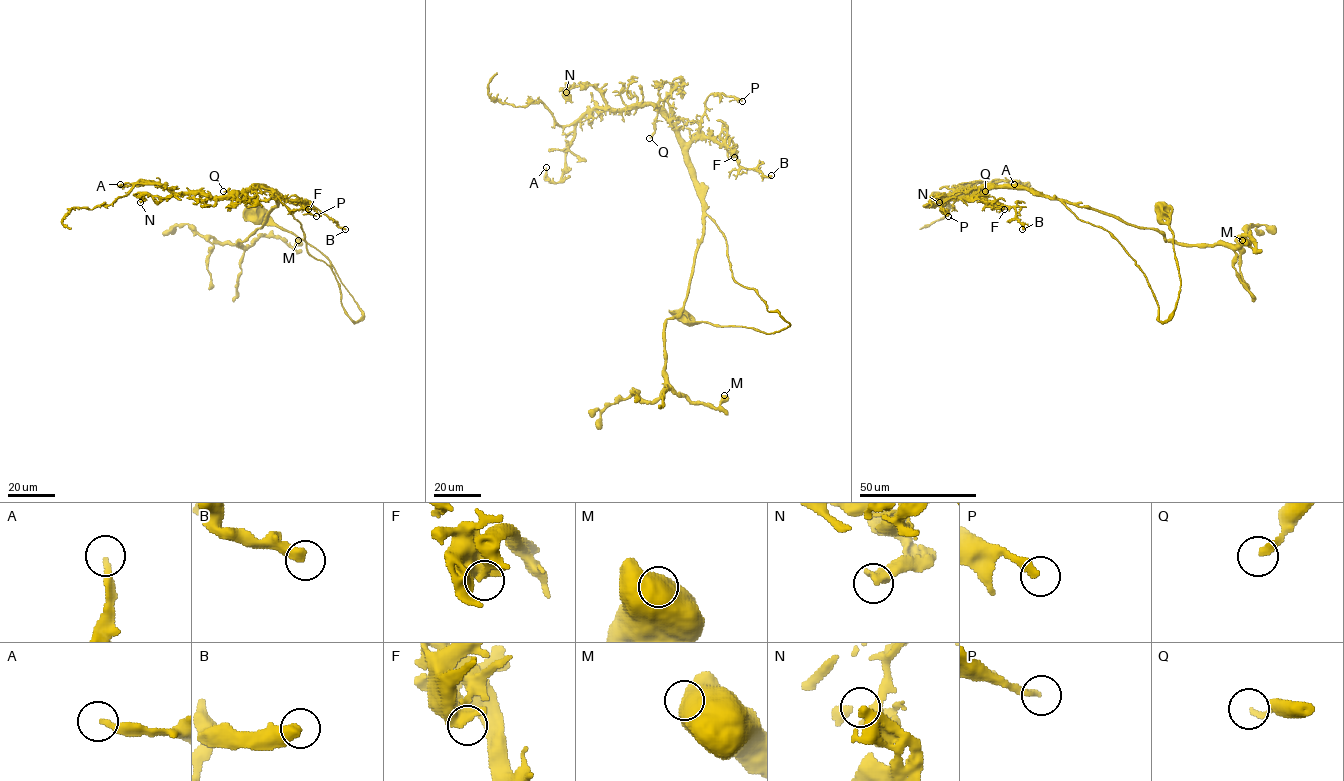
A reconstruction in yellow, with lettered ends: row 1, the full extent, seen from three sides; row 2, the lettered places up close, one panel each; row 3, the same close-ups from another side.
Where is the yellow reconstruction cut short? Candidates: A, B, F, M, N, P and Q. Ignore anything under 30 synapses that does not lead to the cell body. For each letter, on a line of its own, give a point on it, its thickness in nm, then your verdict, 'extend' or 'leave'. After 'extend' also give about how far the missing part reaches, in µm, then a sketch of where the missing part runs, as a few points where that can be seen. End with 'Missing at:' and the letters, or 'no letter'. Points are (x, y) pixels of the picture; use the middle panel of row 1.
A: at (546, 167); 240 nm thick; leave
B: at (771, 175); 480 nm thick; leave
F: at (734, 157); 550 nm thick; leave
M: at (724, 395); 750 nm thick; leave
N: at (566, 92); 400 nm thick; leave
P: at (742, 101); 240 nm thick; leave
Q: at (649, 138); 200 nm thick; leave
Missing at: no letter

